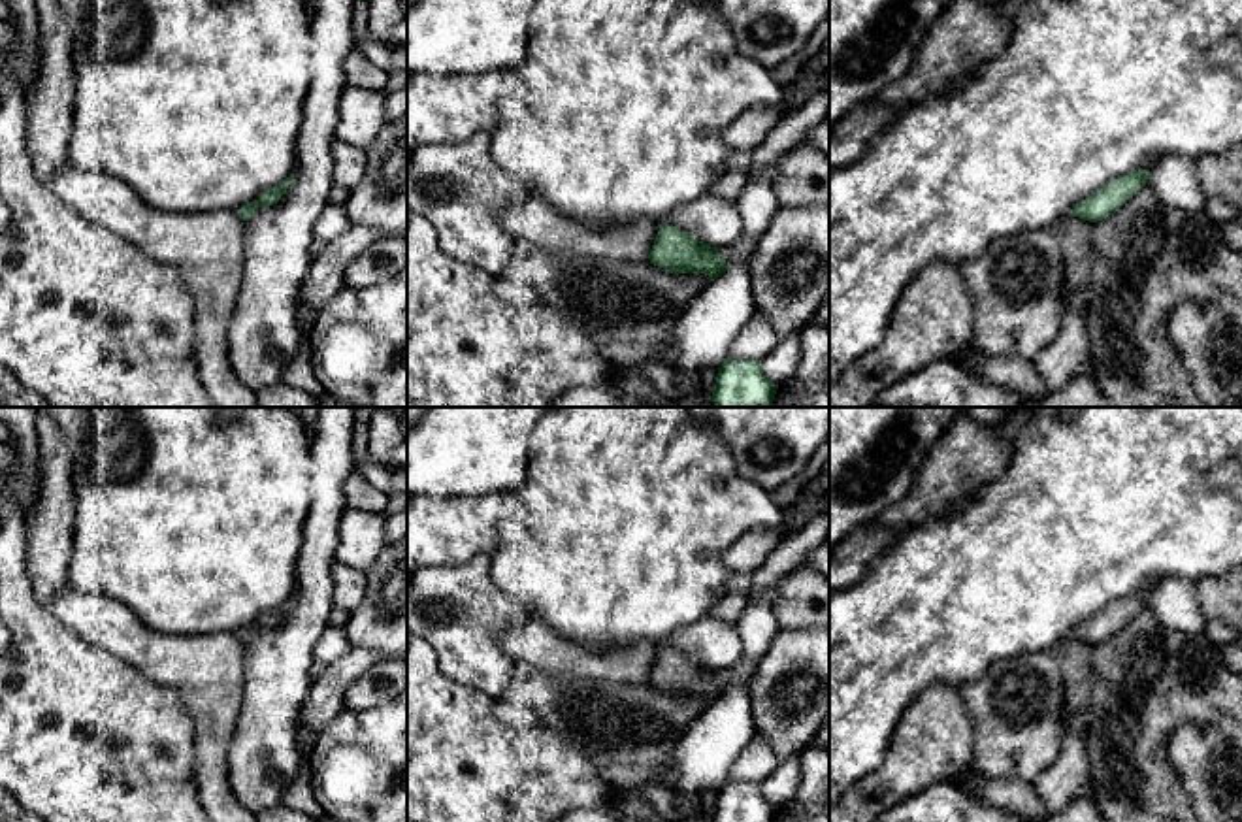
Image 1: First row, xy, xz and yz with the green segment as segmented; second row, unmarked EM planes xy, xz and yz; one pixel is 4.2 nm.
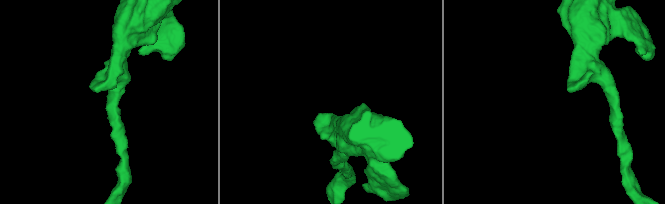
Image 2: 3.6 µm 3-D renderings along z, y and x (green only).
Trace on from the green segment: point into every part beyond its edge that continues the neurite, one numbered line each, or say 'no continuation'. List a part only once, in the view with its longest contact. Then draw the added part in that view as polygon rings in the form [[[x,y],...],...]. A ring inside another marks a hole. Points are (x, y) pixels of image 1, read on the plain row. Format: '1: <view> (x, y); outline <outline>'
no continuation

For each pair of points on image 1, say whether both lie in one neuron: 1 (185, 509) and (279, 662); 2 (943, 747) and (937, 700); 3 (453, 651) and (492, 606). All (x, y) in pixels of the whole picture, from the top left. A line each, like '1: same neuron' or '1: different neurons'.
1: same neuron
2: same neuron
3: same neuron

